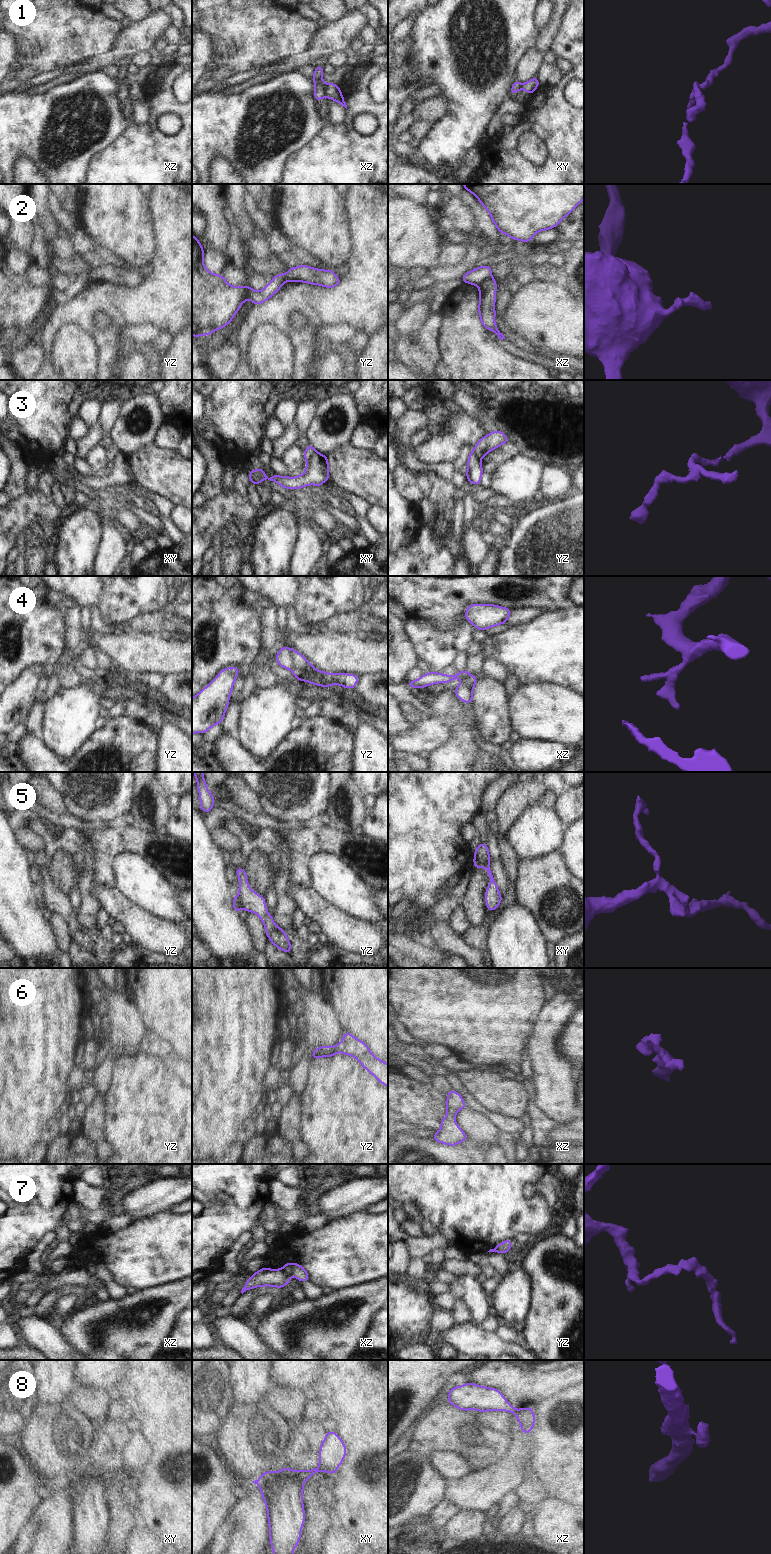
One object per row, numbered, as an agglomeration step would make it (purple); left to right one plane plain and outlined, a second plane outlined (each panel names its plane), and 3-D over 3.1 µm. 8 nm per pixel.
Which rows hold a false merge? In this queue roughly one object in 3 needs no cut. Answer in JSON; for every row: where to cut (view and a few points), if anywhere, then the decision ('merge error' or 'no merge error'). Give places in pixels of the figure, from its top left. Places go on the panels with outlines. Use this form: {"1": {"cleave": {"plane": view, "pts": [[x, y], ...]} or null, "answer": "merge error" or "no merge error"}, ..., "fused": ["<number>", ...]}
{"1": {"cleave": {"plane": "xz", "pts": [[324, 89], [326, 95]]}, "answer": "merge error"}, "2": {"cleave": {"plane": "xz", "pts": [[491, 276], [485, 277], [477, 285]]}, "answer": "merge error"}, "3": {"cleave": {"plane": "xy", "pts": [[315, 450], [307, 463]]}, "answer": "merge error"}, "4": {"cleave": {"plane": "yz", "pts": [[291, 649], [293, 657], [292, 670]]}, "answer": "merge error"}, "5": {"cleave": null, "answer": "no merge error"}, "6": {"cleave": null, "answer": "no merge error"}, "7": {"cleave": {"plane": "xz", "pts": [[282, 1268], [289, 1275]]}, "answer": "merge error"}, "8": {"cleave": {"plane": "xy", "pts": [[316, 1468], [319, 1471]]}, "answer": "merge error"}, "fused": ["1", "2", "3", "4", "7", "8"]}

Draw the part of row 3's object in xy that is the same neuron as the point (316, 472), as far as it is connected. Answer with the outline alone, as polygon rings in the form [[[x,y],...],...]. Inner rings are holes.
[[[315,451],[305,467],[305,472],[297,477],[279,476],[274,474],[270,478],[265,475],[263,468],[253,469],[248,473],[249,481],[256,486],[263,480],[276,482],[285,489],[301,489],[308,485],[321,487],[325,481],[329,480],[329,464],[326,455]]]

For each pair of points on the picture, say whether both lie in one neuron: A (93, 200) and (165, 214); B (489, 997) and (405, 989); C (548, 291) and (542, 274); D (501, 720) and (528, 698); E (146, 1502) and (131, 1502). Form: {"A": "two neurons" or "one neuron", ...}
{"A": "two neurons", "B": "one neuron", "C": "two neurons", "D": "two neurons", "E": "two neurons"}

